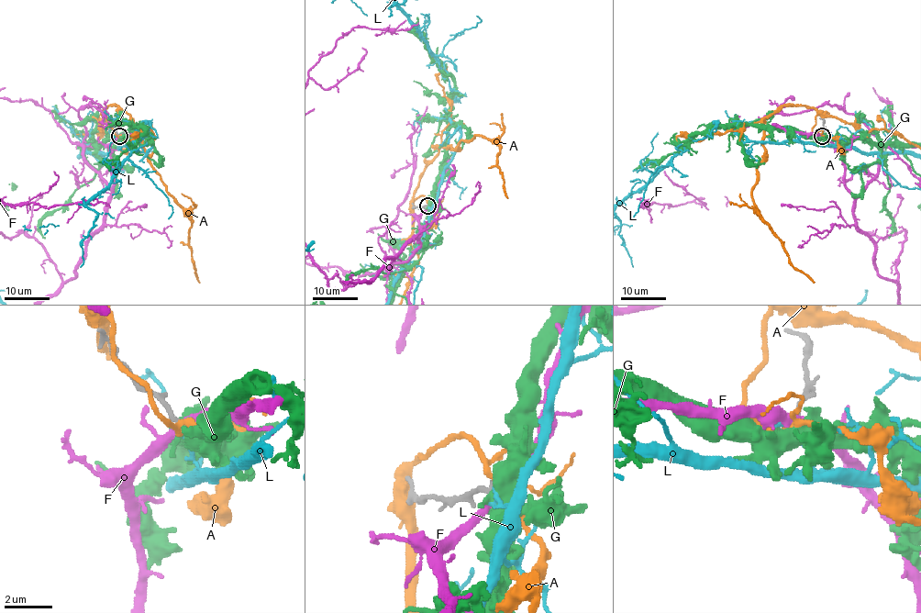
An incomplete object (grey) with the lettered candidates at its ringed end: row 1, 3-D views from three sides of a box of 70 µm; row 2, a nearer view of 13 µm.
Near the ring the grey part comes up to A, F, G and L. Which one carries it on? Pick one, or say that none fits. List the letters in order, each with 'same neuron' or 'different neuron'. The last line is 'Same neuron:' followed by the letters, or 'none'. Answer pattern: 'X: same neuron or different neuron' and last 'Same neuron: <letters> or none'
A: different neuron
F: different neuron
G: same neuron
L: different neuron
Same neuron: G

